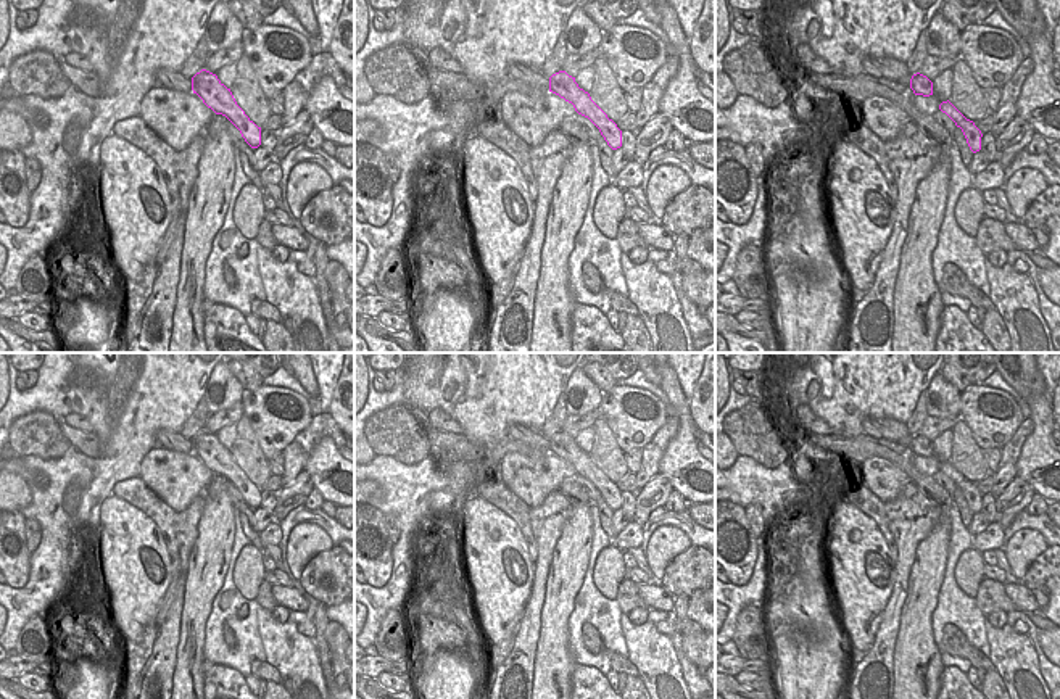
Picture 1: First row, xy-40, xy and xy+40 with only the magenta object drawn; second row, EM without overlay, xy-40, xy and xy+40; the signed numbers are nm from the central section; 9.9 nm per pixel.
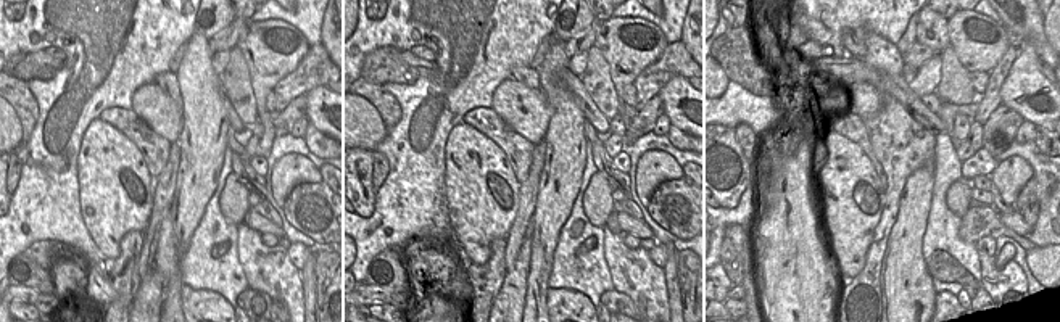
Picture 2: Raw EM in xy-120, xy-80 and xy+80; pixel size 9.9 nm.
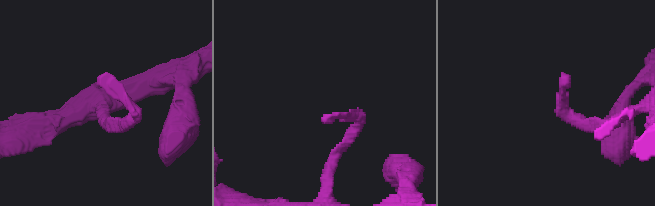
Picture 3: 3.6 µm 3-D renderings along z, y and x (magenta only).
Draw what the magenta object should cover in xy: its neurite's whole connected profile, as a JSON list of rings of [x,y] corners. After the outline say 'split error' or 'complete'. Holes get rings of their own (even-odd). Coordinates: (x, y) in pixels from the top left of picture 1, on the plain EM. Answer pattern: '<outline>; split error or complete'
[[[559,432],[549,438],[549,453],[572,464],[575,472],[588,478],[601,493],[612,511],[622,507],[622,491],[607,475],[591,461],[590,454],[578,448],[575,438]]]; complete

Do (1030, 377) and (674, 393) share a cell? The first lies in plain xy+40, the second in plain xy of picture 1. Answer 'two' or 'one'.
two

